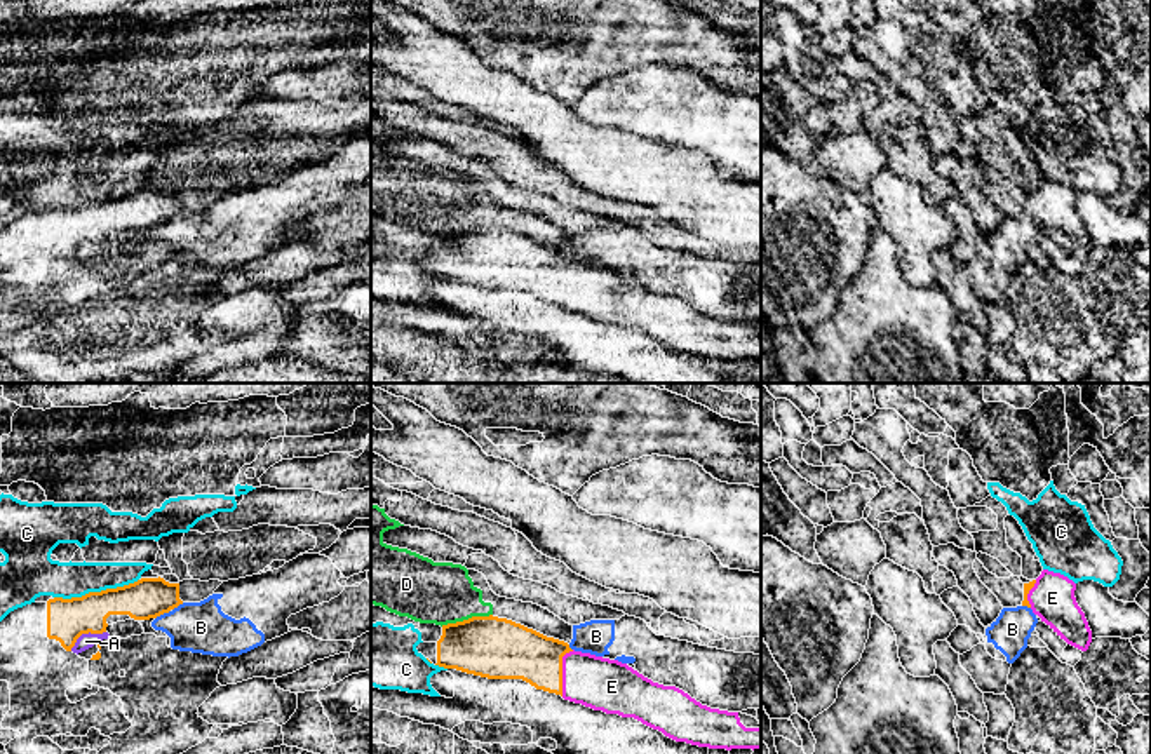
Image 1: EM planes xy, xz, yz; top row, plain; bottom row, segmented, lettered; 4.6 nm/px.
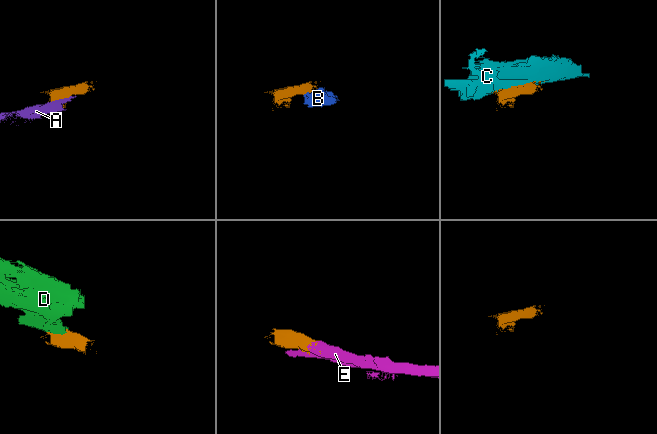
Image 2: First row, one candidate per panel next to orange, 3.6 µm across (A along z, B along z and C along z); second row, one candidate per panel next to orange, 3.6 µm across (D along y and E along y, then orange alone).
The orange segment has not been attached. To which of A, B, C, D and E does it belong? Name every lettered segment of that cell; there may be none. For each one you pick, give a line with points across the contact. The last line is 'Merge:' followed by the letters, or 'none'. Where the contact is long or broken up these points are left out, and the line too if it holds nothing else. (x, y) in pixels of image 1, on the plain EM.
E: Path across: xz (511, 262), (526, 263), (561, 281), (612, 296)
Merge: E

